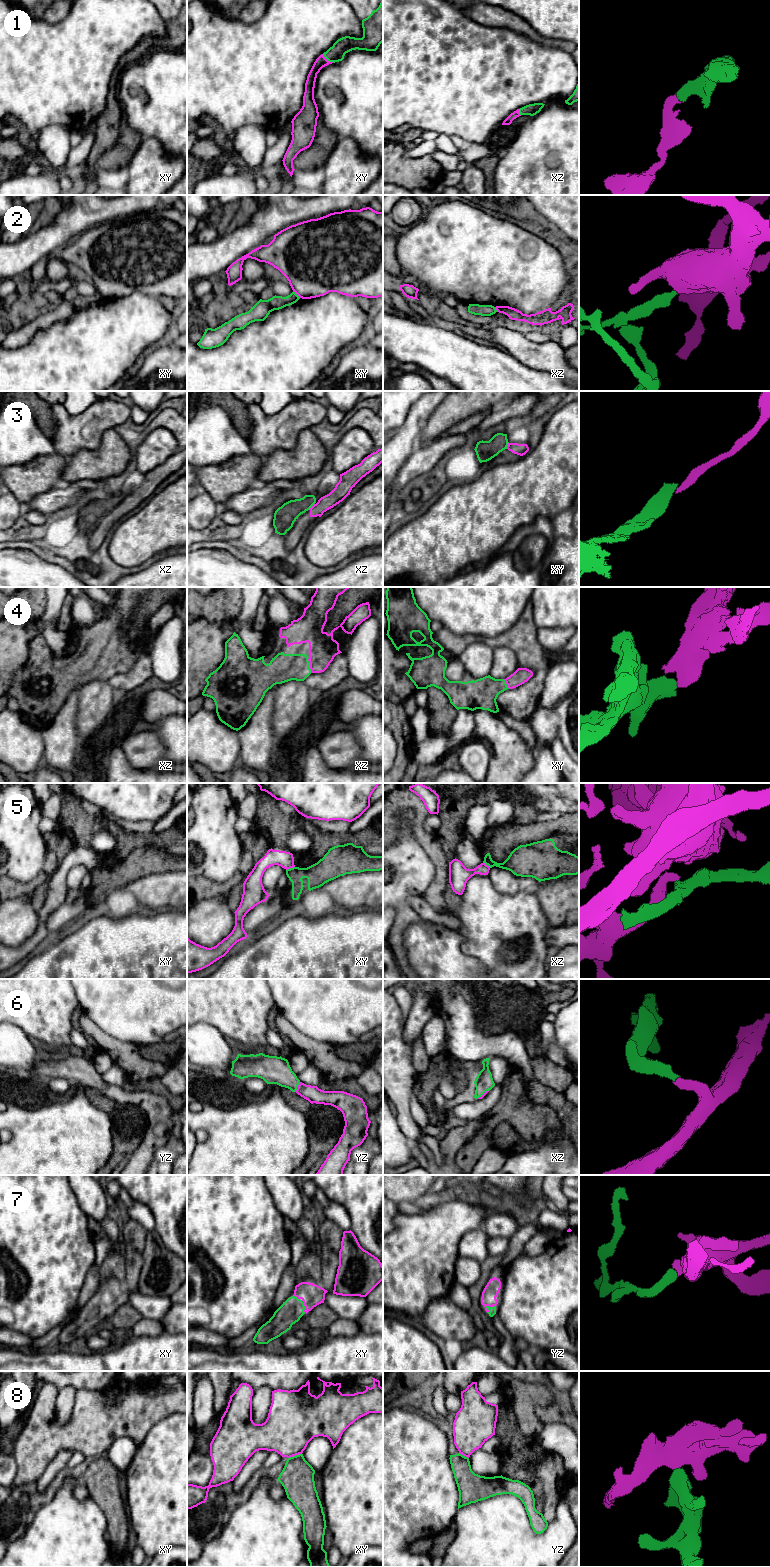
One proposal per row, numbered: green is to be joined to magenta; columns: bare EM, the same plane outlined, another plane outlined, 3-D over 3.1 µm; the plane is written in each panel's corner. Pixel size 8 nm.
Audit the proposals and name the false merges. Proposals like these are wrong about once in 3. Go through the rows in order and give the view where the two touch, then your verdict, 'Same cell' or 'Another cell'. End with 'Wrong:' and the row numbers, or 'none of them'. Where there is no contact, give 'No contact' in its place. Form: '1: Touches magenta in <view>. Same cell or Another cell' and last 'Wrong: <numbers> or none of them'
1: Touches magenta in xy. Same cell
2: Touches magenta in xy. Another cell
3: Touches magenta in xz. Another cell
4: Touches magenta in xz. Same cell
5: Touches magenta in xy. Another cell
6: Touches magenta in yz. Same cell
7: Touches magenta in yz. Same cell
8: Touches magenta in xy. Another cell
Wrong: 2, 3, 5, 8

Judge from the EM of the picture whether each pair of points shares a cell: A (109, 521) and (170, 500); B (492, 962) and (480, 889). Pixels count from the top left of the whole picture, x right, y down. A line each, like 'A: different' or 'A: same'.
A: different
B: same

